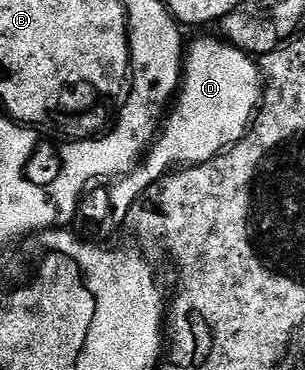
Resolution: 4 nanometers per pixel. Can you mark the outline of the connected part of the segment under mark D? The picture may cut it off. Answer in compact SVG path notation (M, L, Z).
M219 37L216 38L200 38L193 46L191 43L187 47L186 57L182 62L182 85L158 137L135 170L123 175L115 184L109 185L112 187L109 188L108 195L100 202L100 214L90 215L88 223L84 226L85 232L89 234L85 235L89 239L104 240L100 238L114 237L116 229L128 222L128 213L133 204L173 167L196 166L200 162L209 162L217 154L223 154L225 150L241 142L248 133L262 101L260 67L244 51Z

